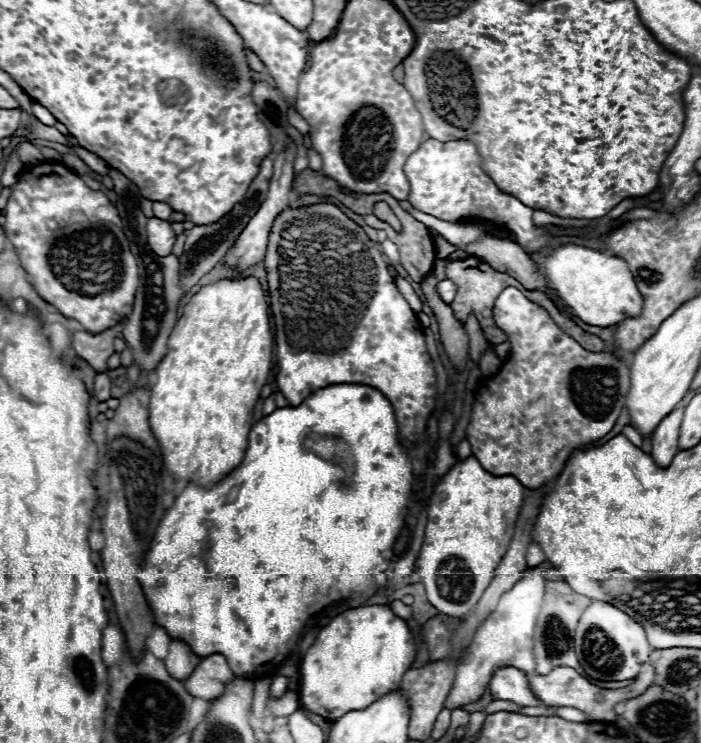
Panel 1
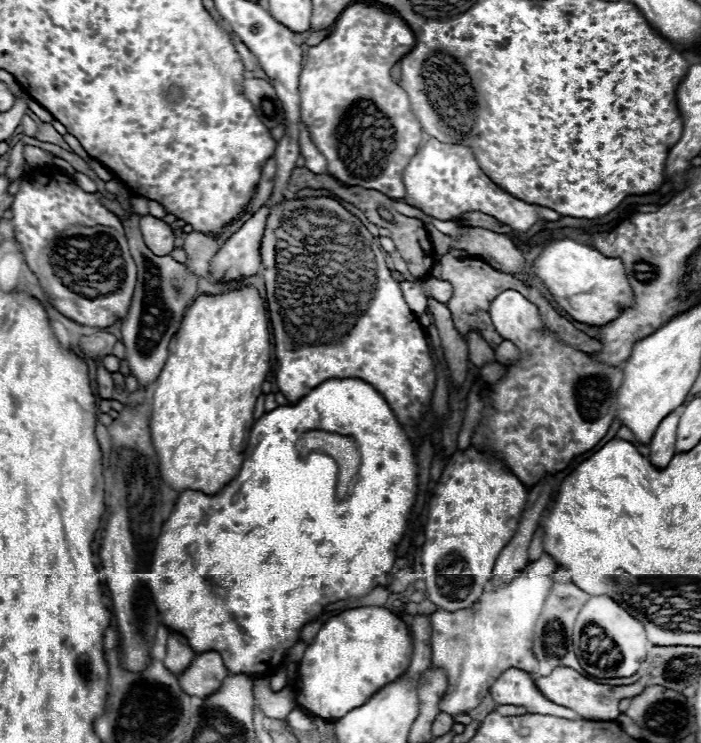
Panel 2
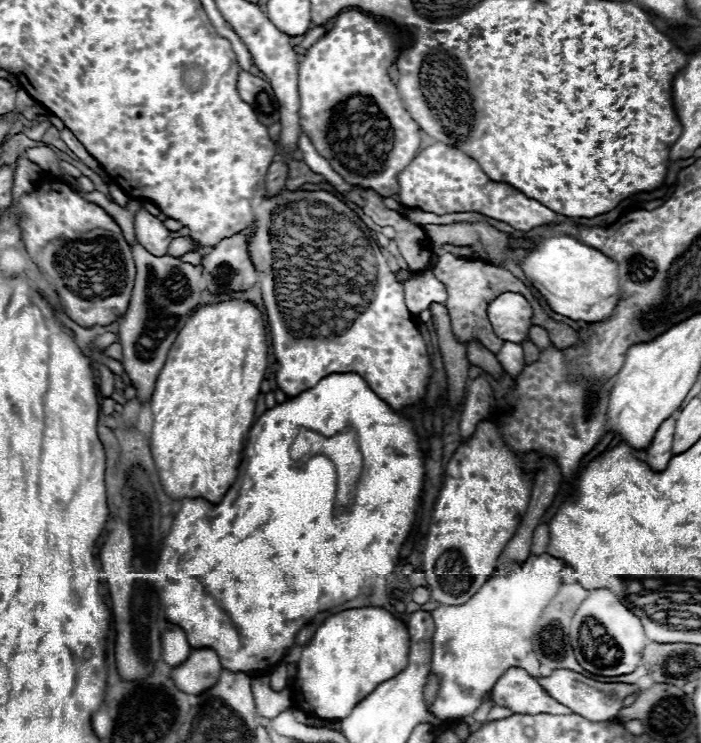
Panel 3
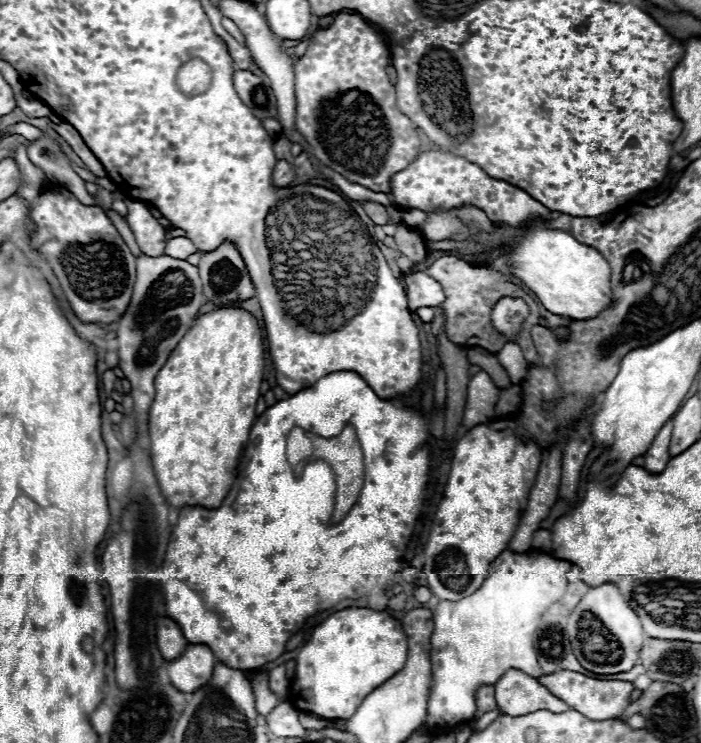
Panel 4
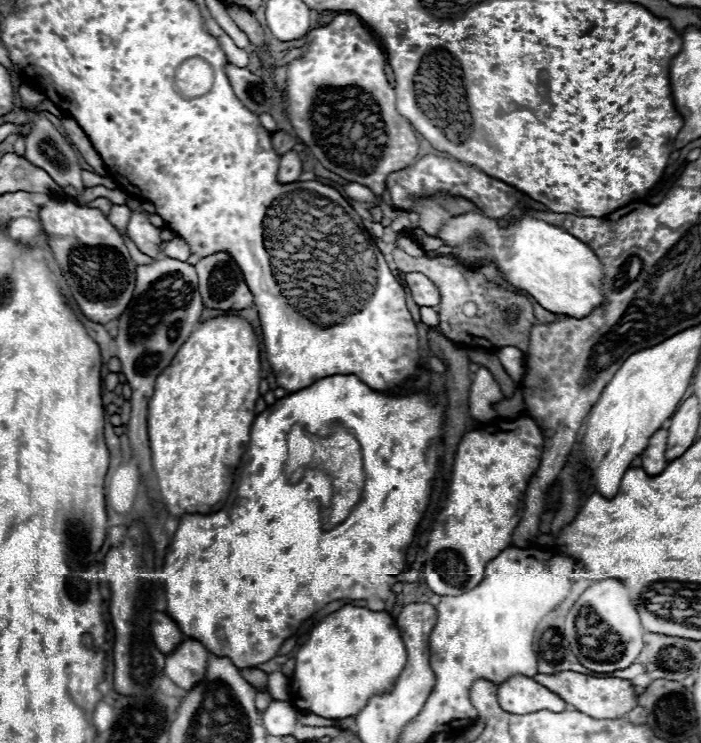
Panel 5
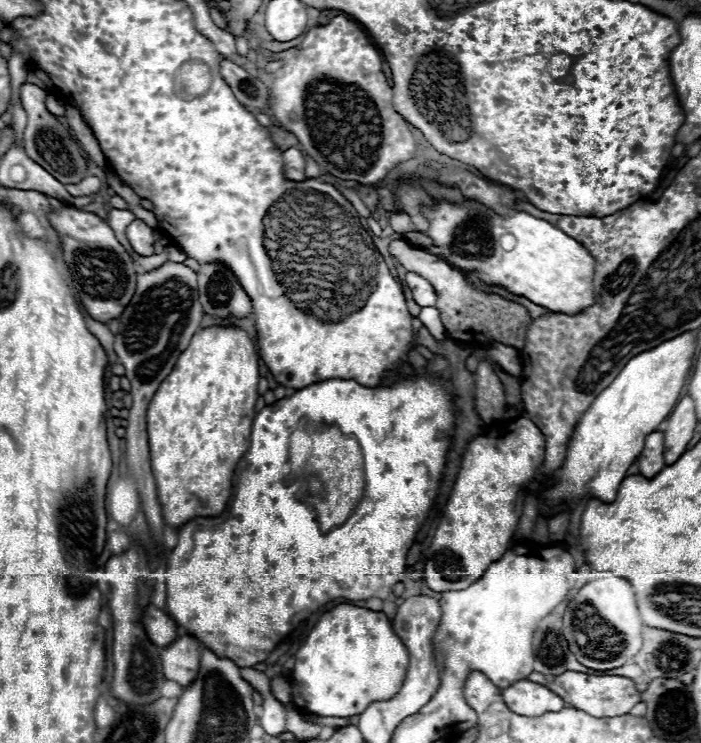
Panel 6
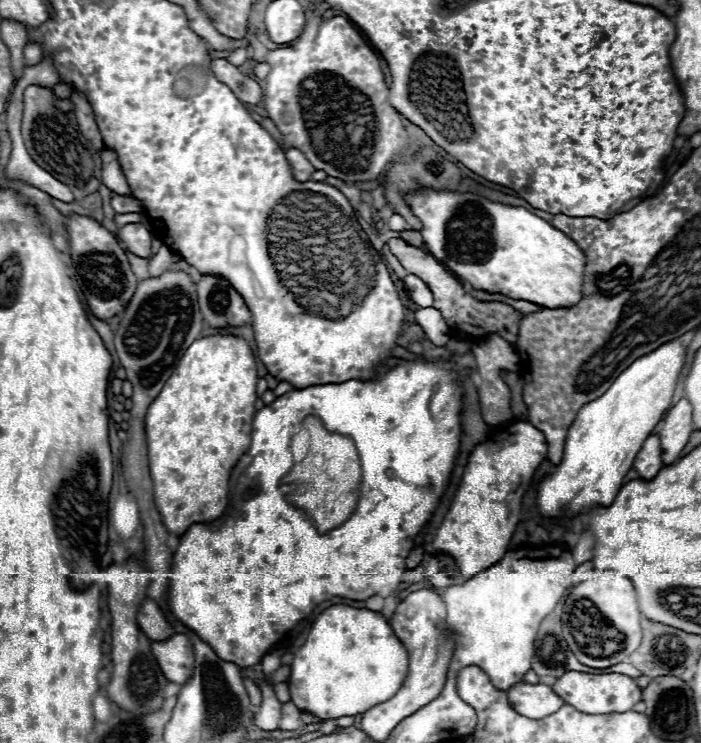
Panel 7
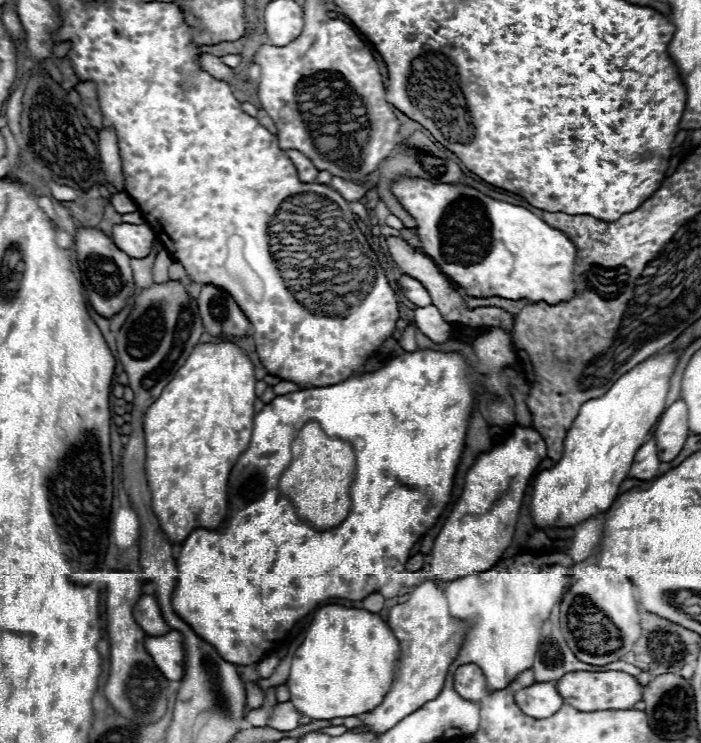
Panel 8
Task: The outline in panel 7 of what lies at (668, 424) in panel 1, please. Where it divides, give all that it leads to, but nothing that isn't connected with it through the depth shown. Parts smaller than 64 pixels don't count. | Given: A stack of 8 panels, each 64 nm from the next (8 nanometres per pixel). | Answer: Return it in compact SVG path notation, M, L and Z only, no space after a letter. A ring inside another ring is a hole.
M652 434L652 436L648 436L646 442L642 444L642 450L638 452L638 456L636 456L636 460L634 460L634 468L636 468L636 472L638 472L642 478L650 480L650 478L654 478L654 476L662 470L662 466L664 466L664 462L662 462L660 440L658 440L656 434Z

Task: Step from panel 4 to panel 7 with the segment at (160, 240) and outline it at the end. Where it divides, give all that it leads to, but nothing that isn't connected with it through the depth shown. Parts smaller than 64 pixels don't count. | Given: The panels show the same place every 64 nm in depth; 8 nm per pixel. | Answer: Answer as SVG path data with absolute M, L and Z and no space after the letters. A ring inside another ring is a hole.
M126 224L124 228L118 230L116 234L120 238L120 242L124 242L124 246L140 256L140 258L148 258L150 256L150 244L152 244L152 234L144 224Z

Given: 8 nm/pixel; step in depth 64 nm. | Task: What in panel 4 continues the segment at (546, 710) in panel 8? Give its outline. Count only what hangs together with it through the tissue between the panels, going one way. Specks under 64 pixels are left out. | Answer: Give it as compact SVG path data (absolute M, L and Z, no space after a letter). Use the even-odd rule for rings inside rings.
M508 670L496 684L496 704L502 712L510 716L524 716L536 710L566 712L568 706L550 694L536 678L524 674L522 670Z

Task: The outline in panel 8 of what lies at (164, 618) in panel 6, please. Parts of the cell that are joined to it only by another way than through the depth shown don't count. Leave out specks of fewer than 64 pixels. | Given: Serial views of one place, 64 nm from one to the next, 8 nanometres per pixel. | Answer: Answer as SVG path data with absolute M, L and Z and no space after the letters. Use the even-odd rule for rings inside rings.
M142 594L134 606L134 618L142 626L142 630L150 636L162 636L170 632L170 626L164 622L158 602L150 594Z

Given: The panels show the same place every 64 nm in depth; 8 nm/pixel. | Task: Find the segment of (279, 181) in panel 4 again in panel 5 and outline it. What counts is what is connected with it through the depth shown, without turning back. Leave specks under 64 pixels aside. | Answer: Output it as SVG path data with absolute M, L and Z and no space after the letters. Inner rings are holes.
M290 150L282 156L280 160L280 170L278 170L278 180L288 184L288 182L296 182L302 174L302 160L298 156L298 152Z

